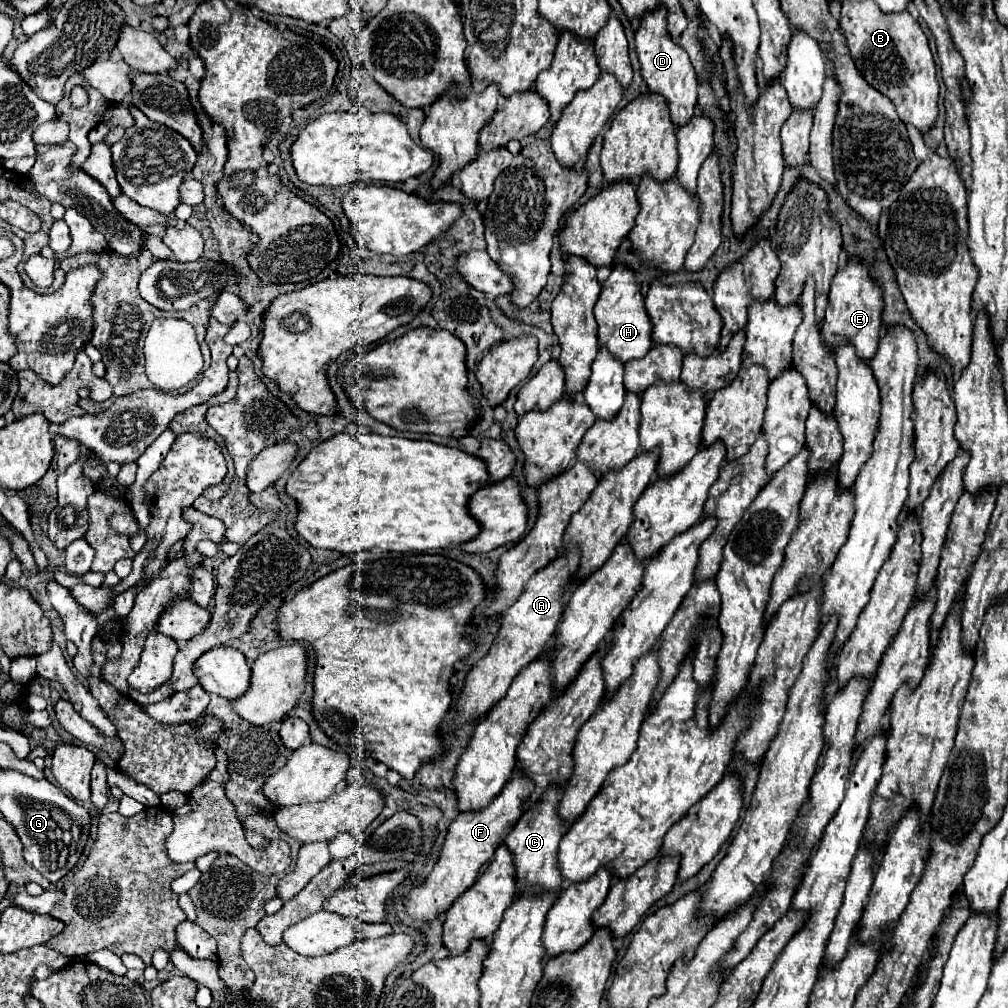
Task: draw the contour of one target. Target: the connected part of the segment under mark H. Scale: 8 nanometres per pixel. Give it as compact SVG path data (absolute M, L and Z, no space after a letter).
M617 264L609 278L603 282L599 300L595 304L595 318L599 324L599 344L607 346L611 354L619 356L623 362L641 358L649 352L651 344L651 318L647 316L645 298L637 282L637 272L625 264Z

